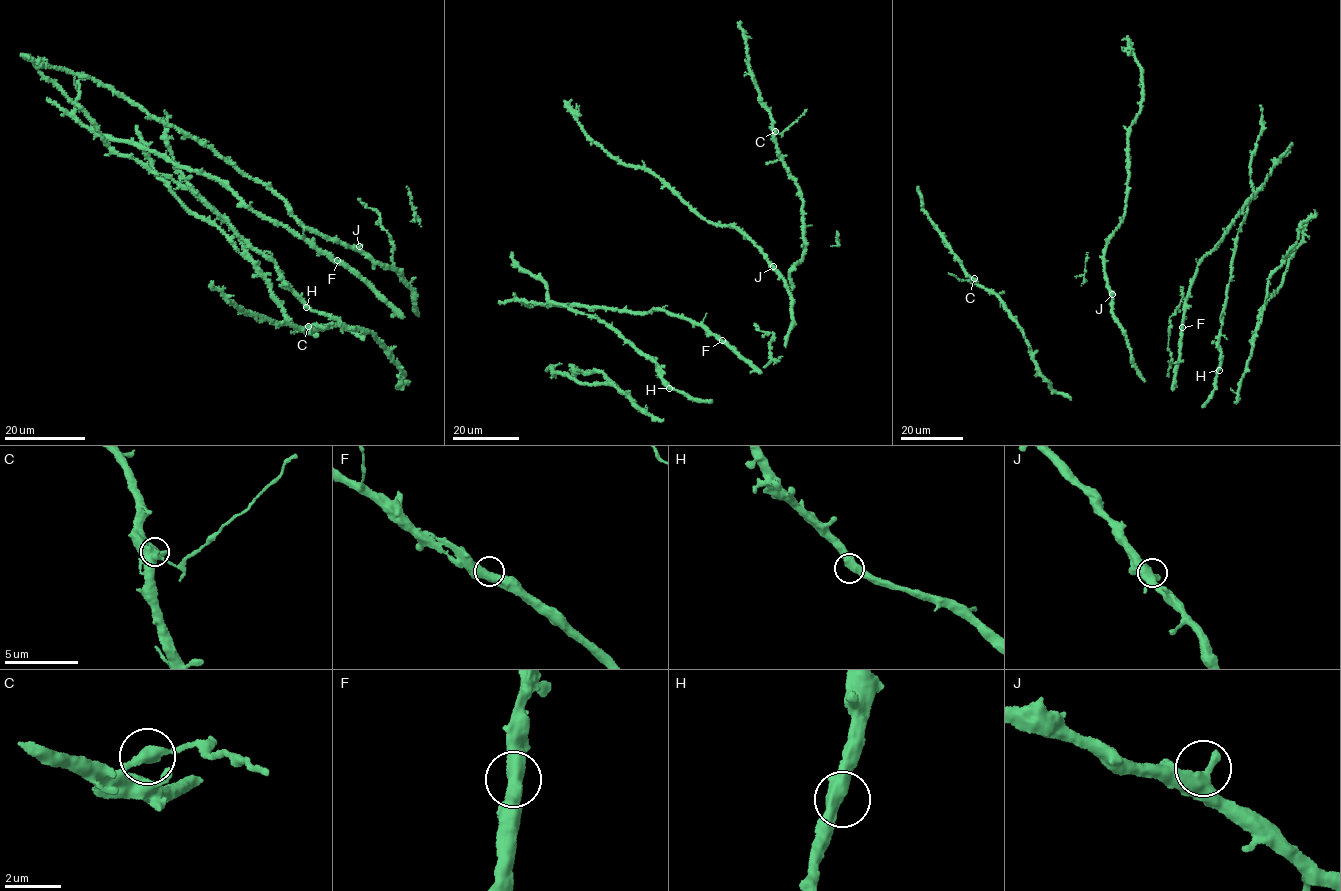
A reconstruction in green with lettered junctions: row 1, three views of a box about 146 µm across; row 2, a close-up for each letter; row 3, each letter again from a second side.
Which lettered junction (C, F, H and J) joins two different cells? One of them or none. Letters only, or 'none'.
C

